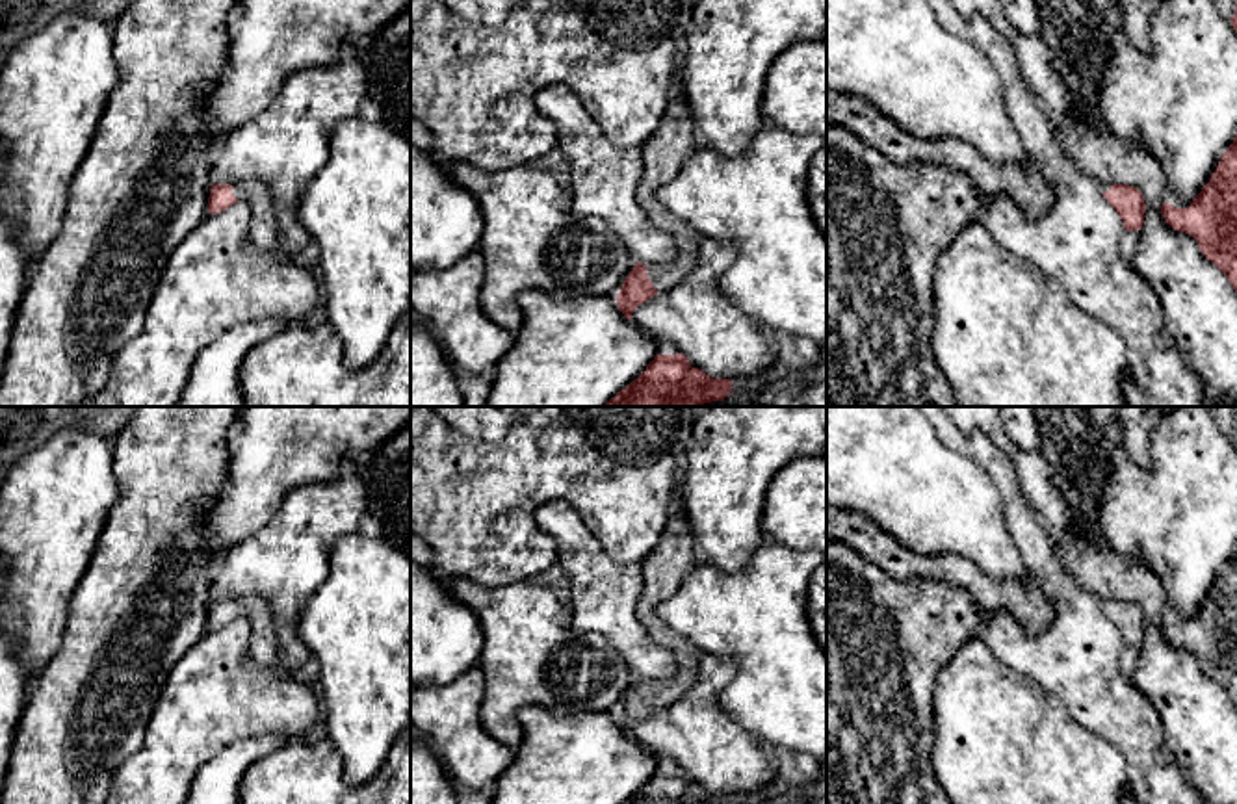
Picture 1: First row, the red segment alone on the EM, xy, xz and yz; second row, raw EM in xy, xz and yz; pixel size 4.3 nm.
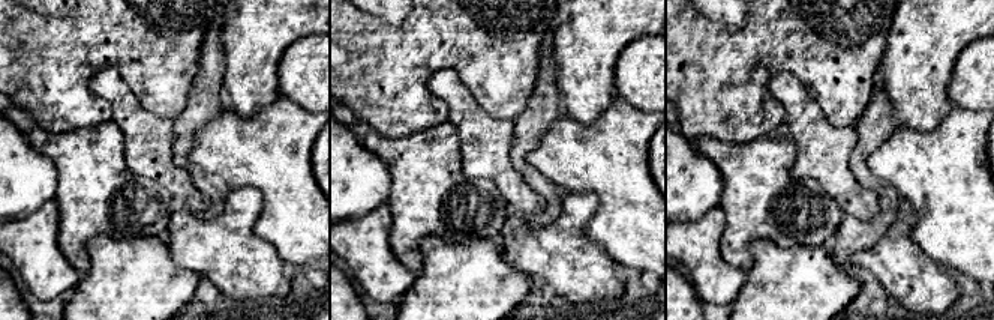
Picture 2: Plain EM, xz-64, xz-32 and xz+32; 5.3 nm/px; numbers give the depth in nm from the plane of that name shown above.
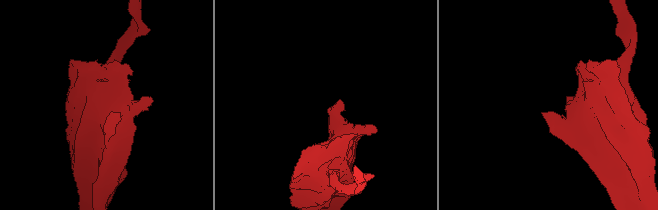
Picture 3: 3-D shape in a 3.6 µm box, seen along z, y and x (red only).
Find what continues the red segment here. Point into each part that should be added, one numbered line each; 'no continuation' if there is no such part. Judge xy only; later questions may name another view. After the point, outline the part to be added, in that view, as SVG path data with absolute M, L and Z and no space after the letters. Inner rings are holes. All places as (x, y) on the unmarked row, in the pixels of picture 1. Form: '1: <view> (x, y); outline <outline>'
1: xy (257, 611); outline M253 594L230 602L234 613L249 622L249 652L256 663L273 667L279 661L279 644L269 602Z

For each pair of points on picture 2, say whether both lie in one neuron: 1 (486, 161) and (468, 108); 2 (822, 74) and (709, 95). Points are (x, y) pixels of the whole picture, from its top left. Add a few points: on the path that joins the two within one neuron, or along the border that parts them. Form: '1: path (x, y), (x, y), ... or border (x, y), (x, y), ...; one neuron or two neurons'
1: path (486, 147), (486, 143), (471, 122); one neuron
2: path (793, 48), (759, 48), (736, 66); one neuron

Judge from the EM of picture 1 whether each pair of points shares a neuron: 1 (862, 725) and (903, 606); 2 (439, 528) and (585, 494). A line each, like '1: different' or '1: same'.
1: same
2: same

